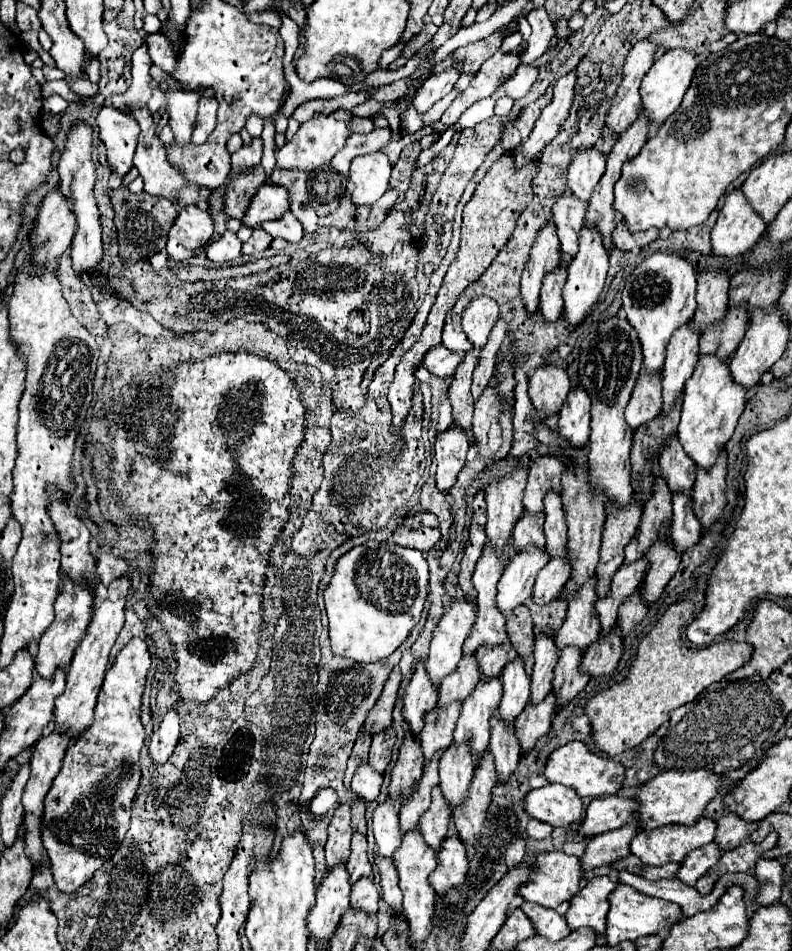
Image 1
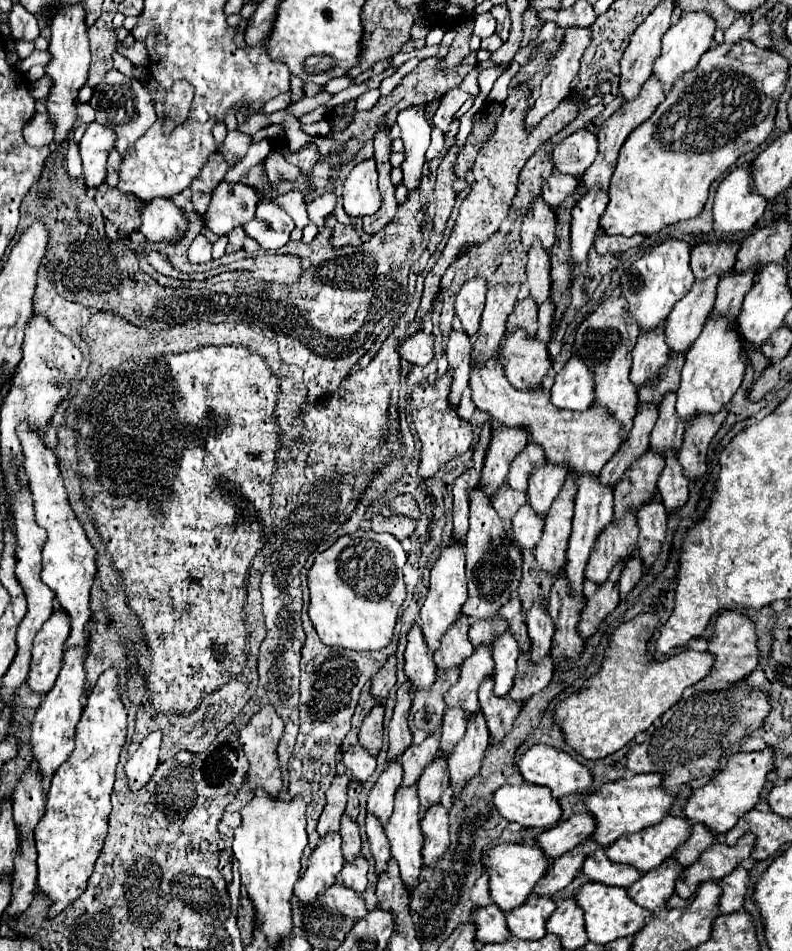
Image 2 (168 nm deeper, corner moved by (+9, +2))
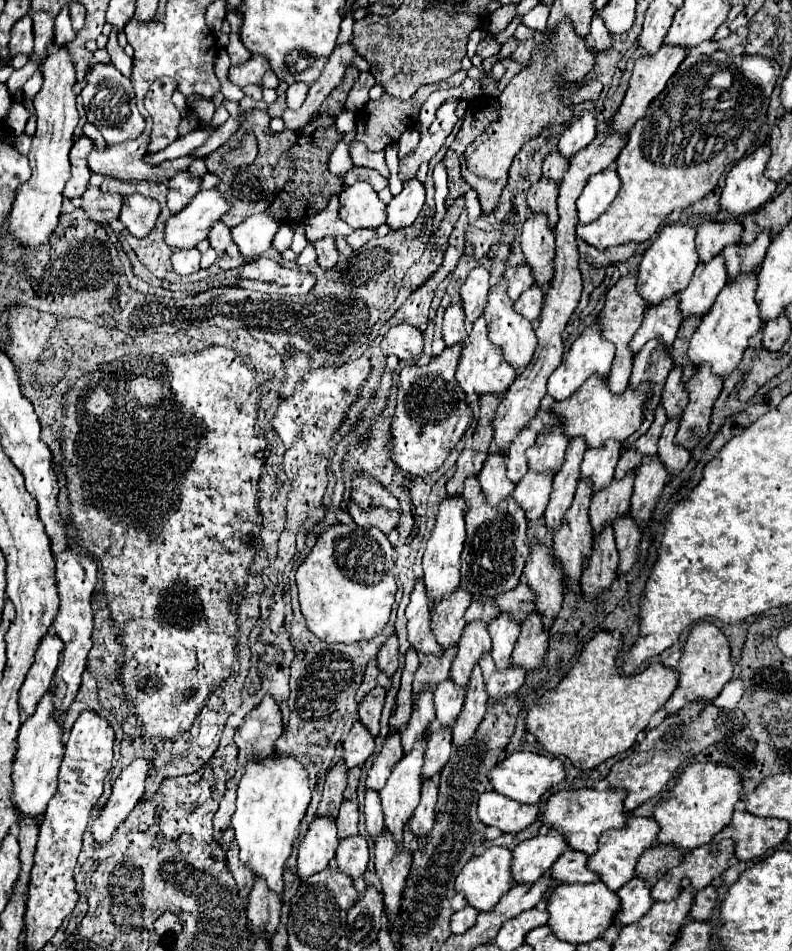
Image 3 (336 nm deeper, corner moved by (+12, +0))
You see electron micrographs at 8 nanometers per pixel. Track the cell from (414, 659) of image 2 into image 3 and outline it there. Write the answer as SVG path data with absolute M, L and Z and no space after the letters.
M418 581L410 595L410 603L406 607L406 617L408 617L408 641L420 657L442 655L434 641L434 635L430 633L430 611L432 609L428 605L426 587L422 585L422 581Z

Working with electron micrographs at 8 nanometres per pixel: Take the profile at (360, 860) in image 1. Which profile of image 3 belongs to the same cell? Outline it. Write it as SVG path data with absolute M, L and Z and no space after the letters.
M352 801L342 803L340 815L336 819L336 827L338 827L340 839L358 835L358 805L356 803L352 803Z

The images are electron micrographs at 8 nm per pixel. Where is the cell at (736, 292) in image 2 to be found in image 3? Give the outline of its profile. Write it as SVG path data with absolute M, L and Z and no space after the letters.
M762 233L752 245L728 245L720 255L726 261L728 279L734 281L740 275L752 275L760 269L766 249L770 245L770 233Z

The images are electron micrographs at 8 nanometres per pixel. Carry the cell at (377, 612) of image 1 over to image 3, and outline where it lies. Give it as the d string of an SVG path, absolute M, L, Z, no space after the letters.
M342 523L330 527L326 533L318 537L312 553L304 559L304 563L296 573L300 609L308 629L320 641L326 643L358 643L380 635L390 619L390 609L396 595L396 579L390 571L392 567L394 567L394 547L380 529L374 527L356 529Z

